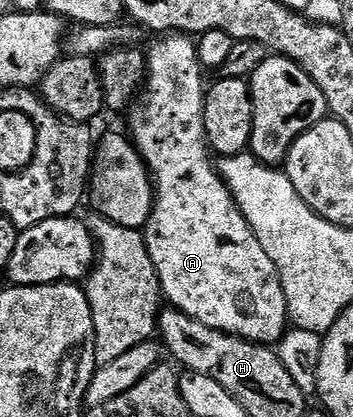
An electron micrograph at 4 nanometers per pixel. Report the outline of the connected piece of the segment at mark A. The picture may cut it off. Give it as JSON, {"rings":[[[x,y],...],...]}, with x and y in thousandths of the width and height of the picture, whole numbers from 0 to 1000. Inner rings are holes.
{"rings":[[[513,79],[450,94],[459,96],[419,122],[425,221],[414,228],[414,249],[382,271],[363,324],[431,412],[442,460],[436,504],[408,561],[459,676],[459,700],[484,739],[533,751],[533,760],[555,770],[578,770],[578,779],[601,789],[623,789],[640,803],[666,803],[708,823],[788,827],[813,803],[824,772],[819,722],[807,717],[785,638],[708,547],[649,444],[618,417],[586,345],[578,252],[589,209],[581,197],[572,201],[578,163],[561,134],[561,106]]]}

